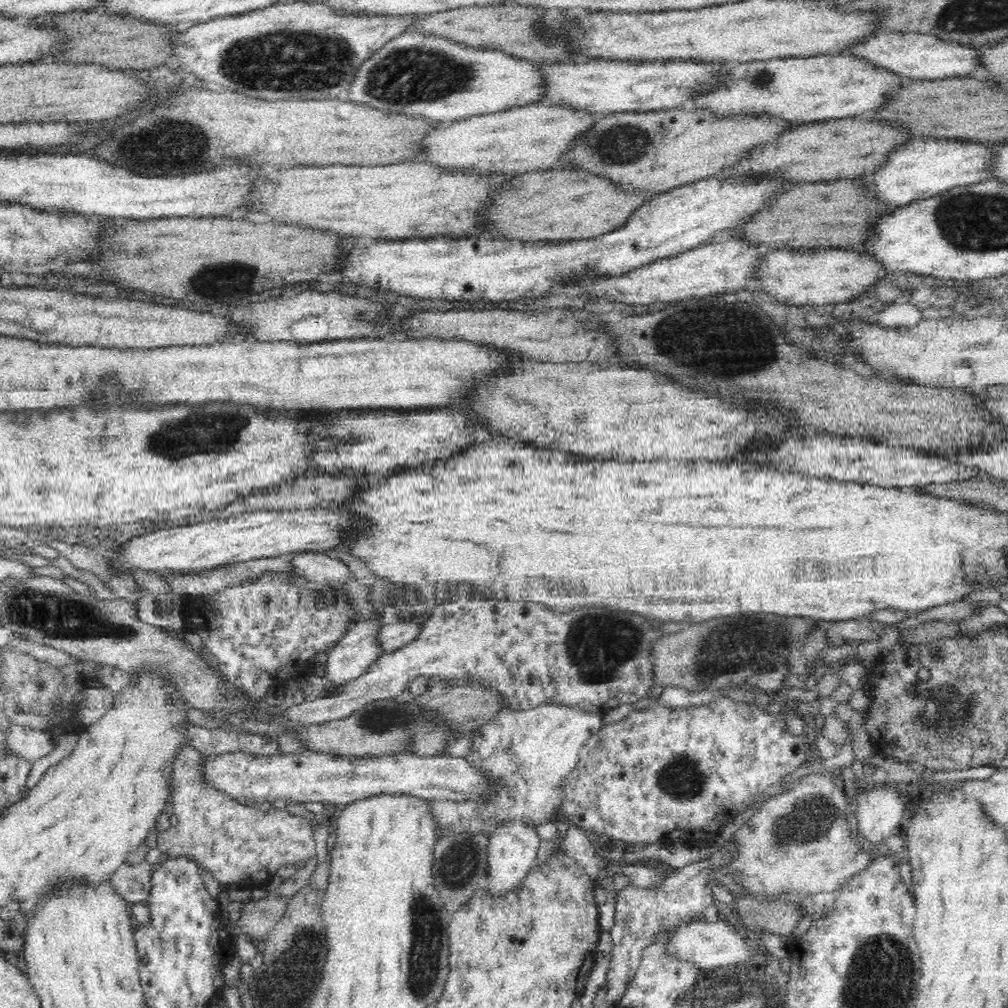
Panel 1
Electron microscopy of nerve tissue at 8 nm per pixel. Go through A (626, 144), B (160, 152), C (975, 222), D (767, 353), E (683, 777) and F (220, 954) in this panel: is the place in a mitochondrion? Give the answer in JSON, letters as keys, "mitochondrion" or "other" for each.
{"A":"mitochondrion","B":"mitochondrion","C":"mitochondrion","D":"mitochondrion","E":"mitochondrion","F":"other"}

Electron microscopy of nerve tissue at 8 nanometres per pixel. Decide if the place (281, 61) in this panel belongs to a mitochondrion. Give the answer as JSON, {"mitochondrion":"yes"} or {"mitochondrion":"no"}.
{"mitochondrion":"yes"}

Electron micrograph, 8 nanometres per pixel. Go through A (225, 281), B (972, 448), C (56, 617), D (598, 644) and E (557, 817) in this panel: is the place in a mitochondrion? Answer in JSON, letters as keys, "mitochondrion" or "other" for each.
{"A":"mitochondrion","B":"other","C":"mitochondrion","D":"mitochondrion","E":"other"}

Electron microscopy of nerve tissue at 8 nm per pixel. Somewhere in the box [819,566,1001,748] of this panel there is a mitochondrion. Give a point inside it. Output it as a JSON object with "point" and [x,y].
{"point":[945,716]}

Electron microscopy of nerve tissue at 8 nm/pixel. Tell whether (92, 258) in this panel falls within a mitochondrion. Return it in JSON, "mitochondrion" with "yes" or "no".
{"mitochondrion":"no"}

